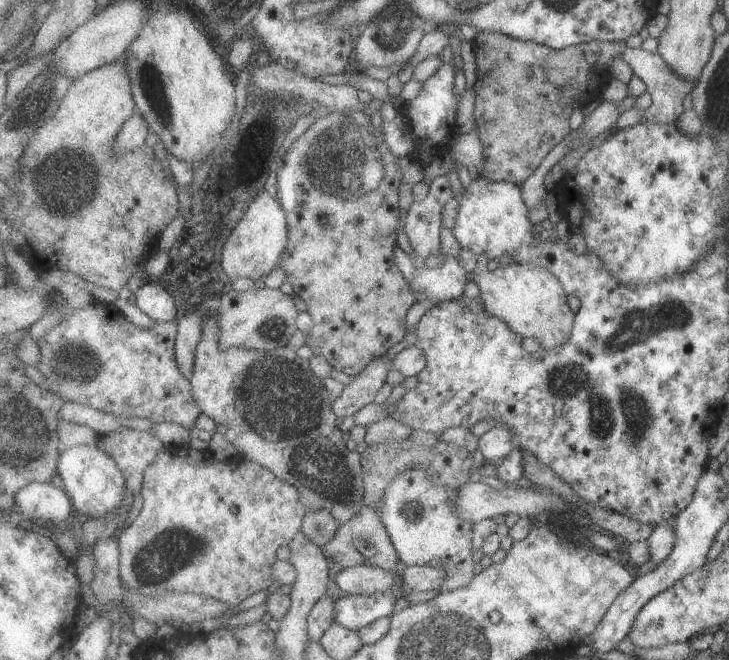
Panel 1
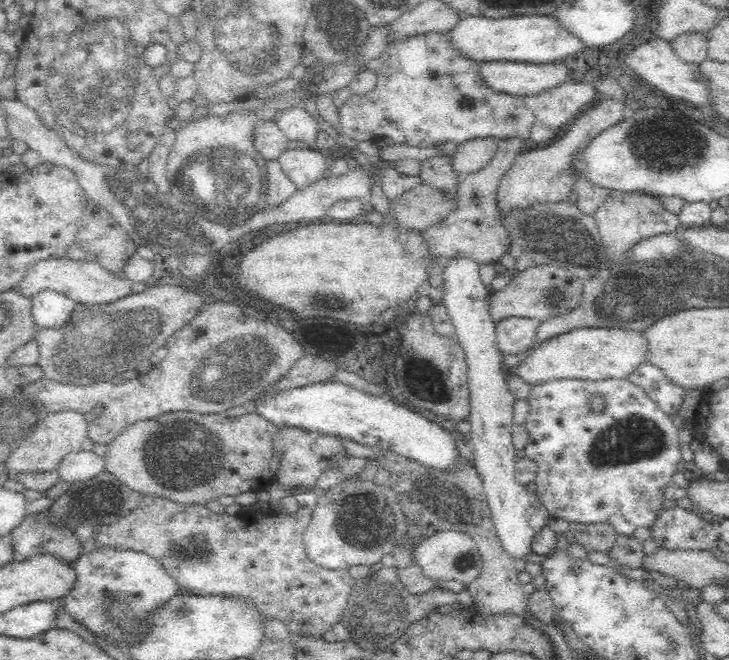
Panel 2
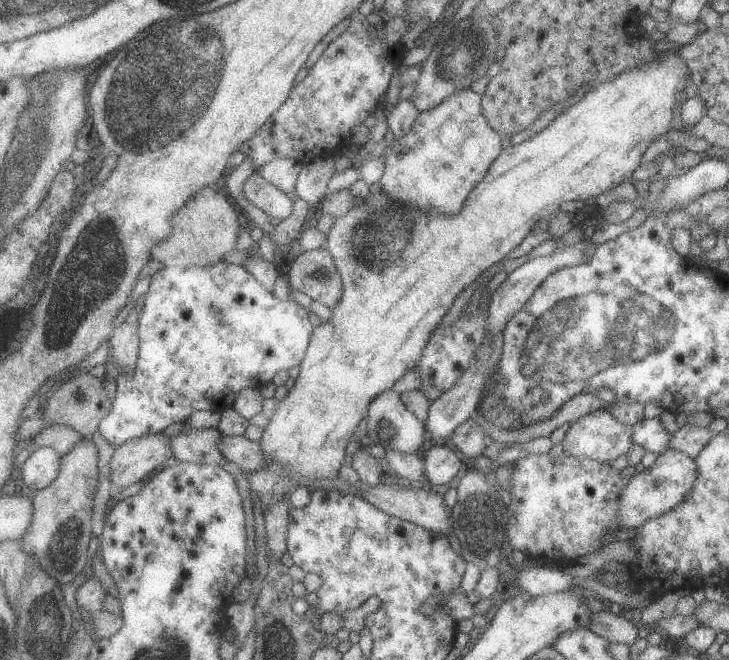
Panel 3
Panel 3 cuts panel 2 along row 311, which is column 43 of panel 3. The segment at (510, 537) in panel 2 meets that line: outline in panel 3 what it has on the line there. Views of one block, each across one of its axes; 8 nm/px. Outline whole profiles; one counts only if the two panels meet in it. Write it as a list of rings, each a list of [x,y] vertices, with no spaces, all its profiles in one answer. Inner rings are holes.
[[[39,448],[28,454],[21,463],[21,476],[26,486],[33,492],[43,490],[55,482],[62,469],[63,455],[55,448]]]

